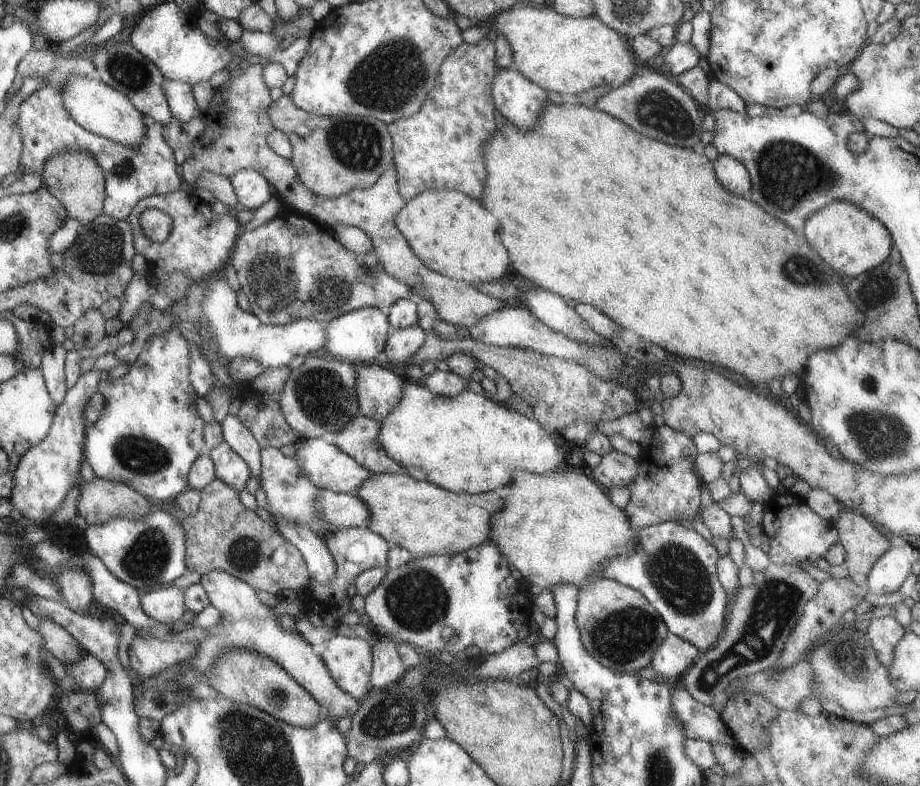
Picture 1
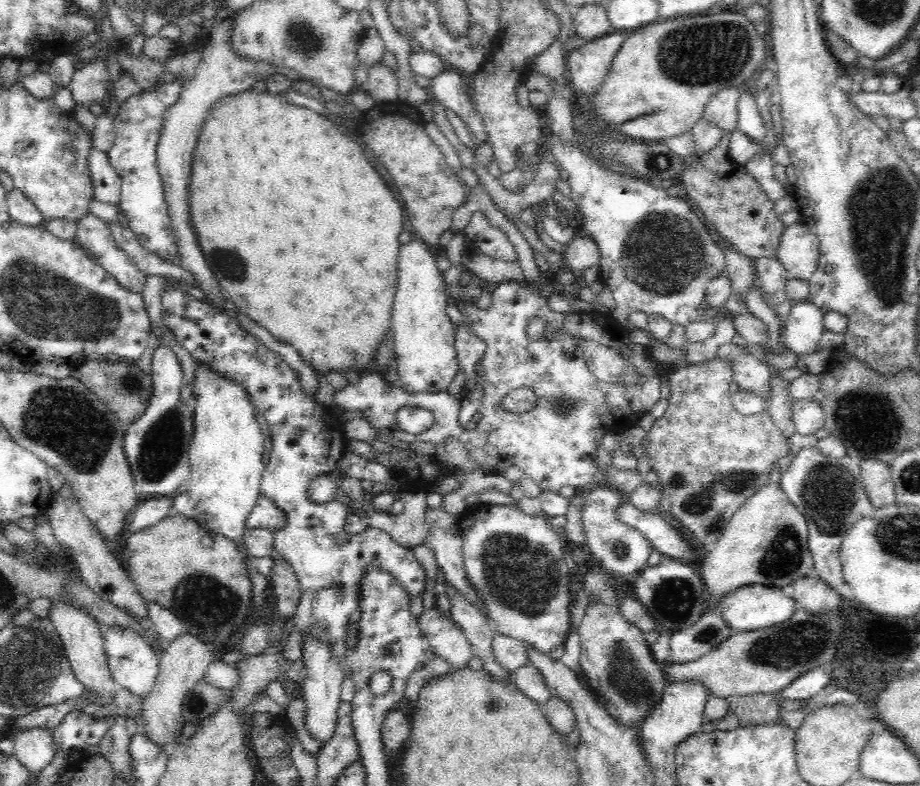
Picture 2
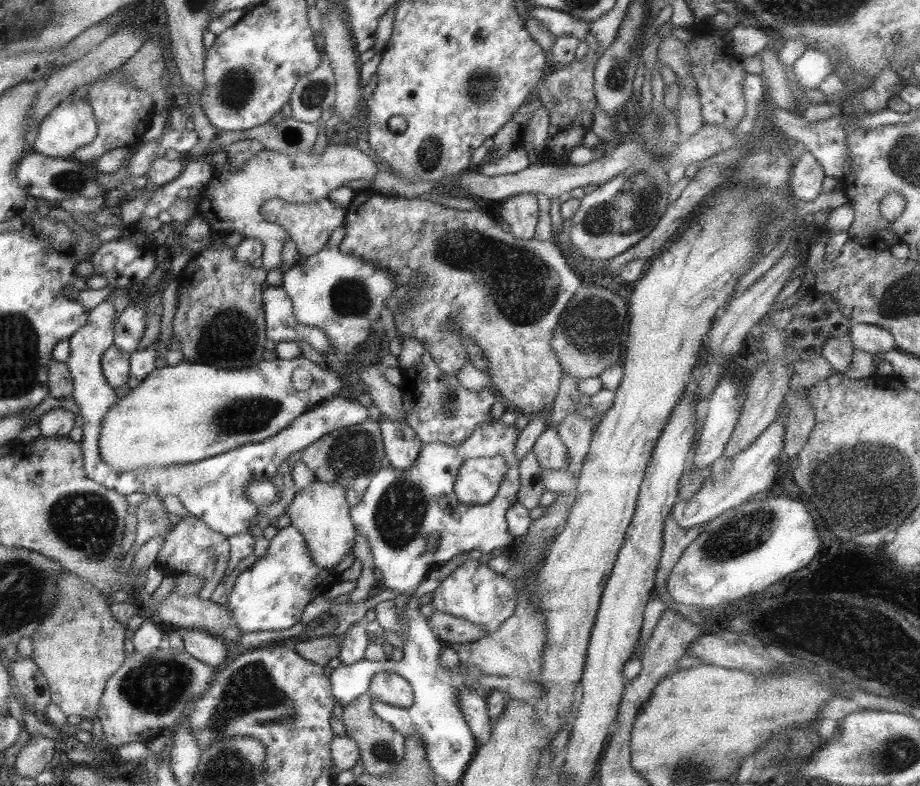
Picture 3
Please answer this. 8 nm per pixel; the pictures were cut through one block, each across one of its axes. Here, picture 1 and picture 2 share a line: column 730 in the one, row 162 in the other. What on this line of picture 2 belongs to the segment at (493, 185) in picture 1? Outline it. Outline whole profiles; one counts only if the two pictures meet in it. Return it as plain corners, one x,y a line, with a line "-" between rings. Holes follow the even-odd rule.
248,90
236,96
226,96
210,108
194,152
192,182
188,184
190,218
192,218
190,222
194,226
200,252
204,254
206,264
212,270
214,278
222,286
224,296
232,300
242,314
248,314
254,322
266,328
276,340
292,346
298,352
298,356
306,364
310,364
318,374
324,372
326,376
330,372
346,374
348,370
354,370
358,374
372,372
380,344
384,344
384,336
392,328
390,310
398,288
396,264
402,246
398,238
406,224
404,222
406,212
402,204
396,200
394,192
384,184
384,180
378,176
378,172
372,168
372,164
364,154
366,152
362,152
362,146
358,146
354,138
342,134
336,126
332,126
332,122
326,120
326,116
312,112
308,108
298,108
294,104
288,104
284,96
274,96
270,92
258,94
258,90

